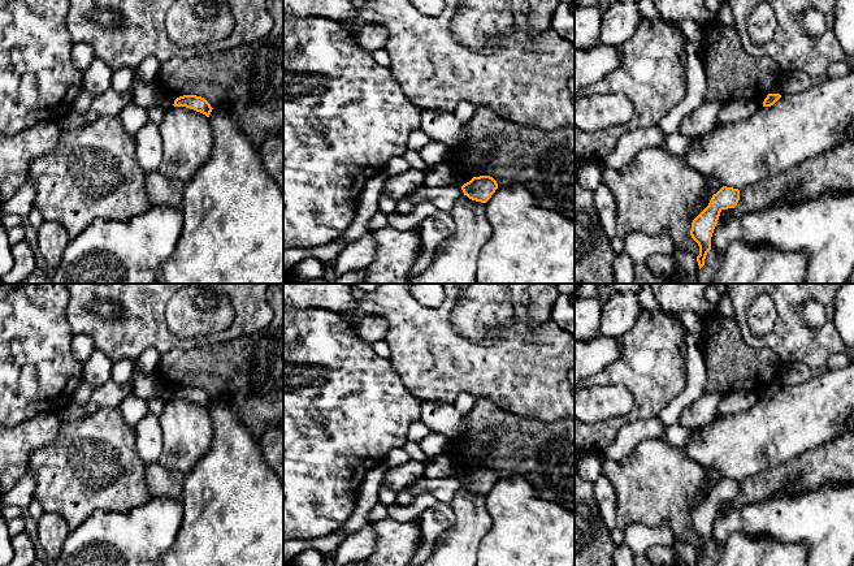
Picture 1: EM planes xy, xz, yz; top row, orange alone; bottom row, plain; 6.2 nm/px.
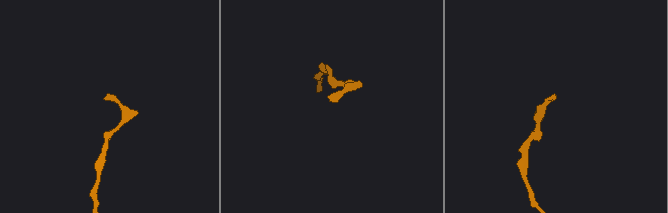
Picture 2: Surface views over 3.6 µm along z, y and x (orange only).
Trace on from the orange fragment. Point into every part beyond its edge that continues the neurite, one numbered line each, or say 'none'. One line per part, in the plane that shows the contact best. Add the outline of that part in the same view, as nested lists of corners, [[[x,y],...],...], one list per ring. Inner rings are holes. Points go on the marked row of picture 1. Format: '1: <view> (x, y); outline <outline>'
none

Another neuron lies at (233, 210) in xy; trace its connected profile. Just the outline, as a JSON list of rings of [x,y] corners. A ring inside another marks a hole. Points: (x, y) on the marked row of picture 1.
[[[212,109],[209,122],[212,154],[185,186],[183,230],[173,254],[160,264],[156,284],[283,284],[283,193],[233,120]]]

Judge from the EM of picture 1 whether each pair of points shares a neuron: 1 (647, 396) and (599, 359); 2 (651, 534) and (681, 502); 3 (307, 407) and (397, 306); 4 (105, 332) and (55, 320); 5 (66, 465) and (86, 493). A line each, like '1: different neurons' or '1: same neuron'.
1: different neurons
2: different neurons
3: different neurons
4: different neurons
5: same neuron

